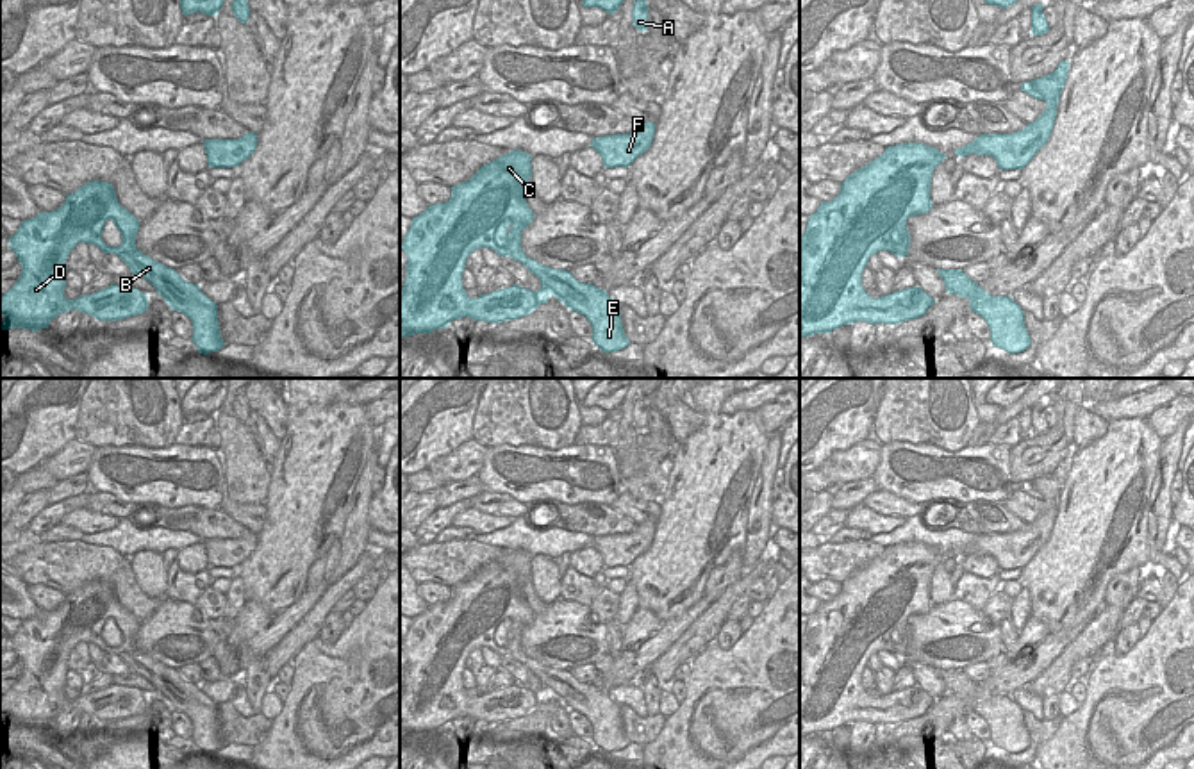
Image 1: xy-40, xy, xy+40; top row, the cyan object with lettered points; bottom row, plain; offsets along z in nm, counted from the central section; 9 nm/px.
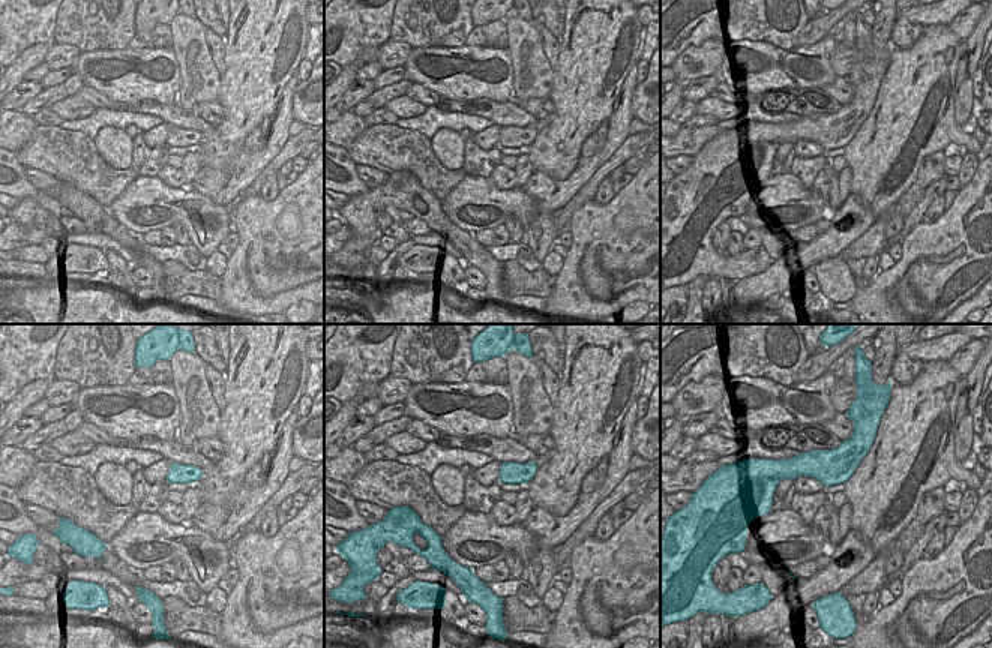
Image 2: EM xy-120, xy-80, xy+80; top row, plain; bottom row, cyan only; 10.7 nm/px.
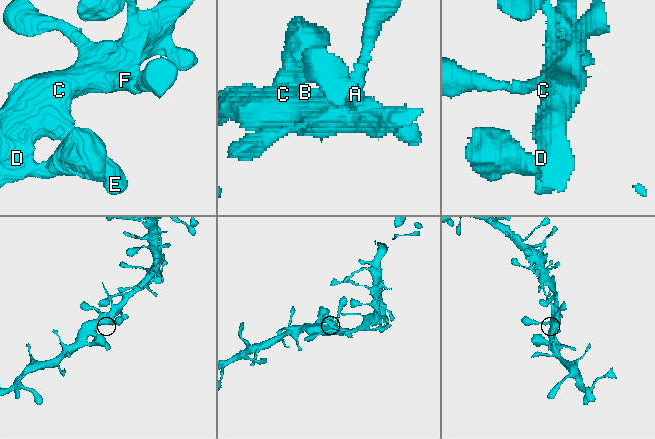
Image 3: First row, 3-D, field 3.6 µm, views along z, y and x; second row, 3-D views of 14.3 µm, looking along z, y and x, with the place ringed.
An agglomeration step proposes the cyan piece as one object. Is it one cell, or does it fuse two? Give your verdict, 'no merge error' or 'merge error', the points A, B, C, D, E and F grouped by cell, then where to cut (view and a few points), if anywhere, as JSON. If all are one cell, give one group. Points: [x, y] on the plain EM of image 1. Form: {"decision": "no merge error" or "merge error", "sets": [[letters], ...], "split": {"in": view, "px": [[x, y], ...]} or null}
{"decision": "no merge error", "sets": [["A", "B", "C", "D", "E", "F"]], "split": null}

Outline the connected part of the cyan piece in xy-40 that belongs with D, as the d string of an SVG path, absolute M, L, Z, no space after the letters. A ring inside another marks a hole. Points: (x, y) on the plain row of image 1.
M93 580L66 594L66 601L36 617L21 621L9 648L21 664L16 683L0 696L0 730L25 728L39 732L62 712L77 708L100 721L118 721L148 710L148 696L136 687L111 683L75 699L64 696L66 658L79 642L96 644L104 653L118 655L130 673L148 680L171 710L186 714L193 723L193 742L198 753L209 755L225 746L218 705L200 685L186 682L177 669L150 658L136 646L139 623L120 605L109 582ZM112 619L121 633L120 646L102 639L104 624Z

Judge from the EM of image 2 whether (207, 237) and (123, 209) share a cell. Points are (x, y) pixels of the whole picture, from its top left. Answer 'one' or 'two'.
one

